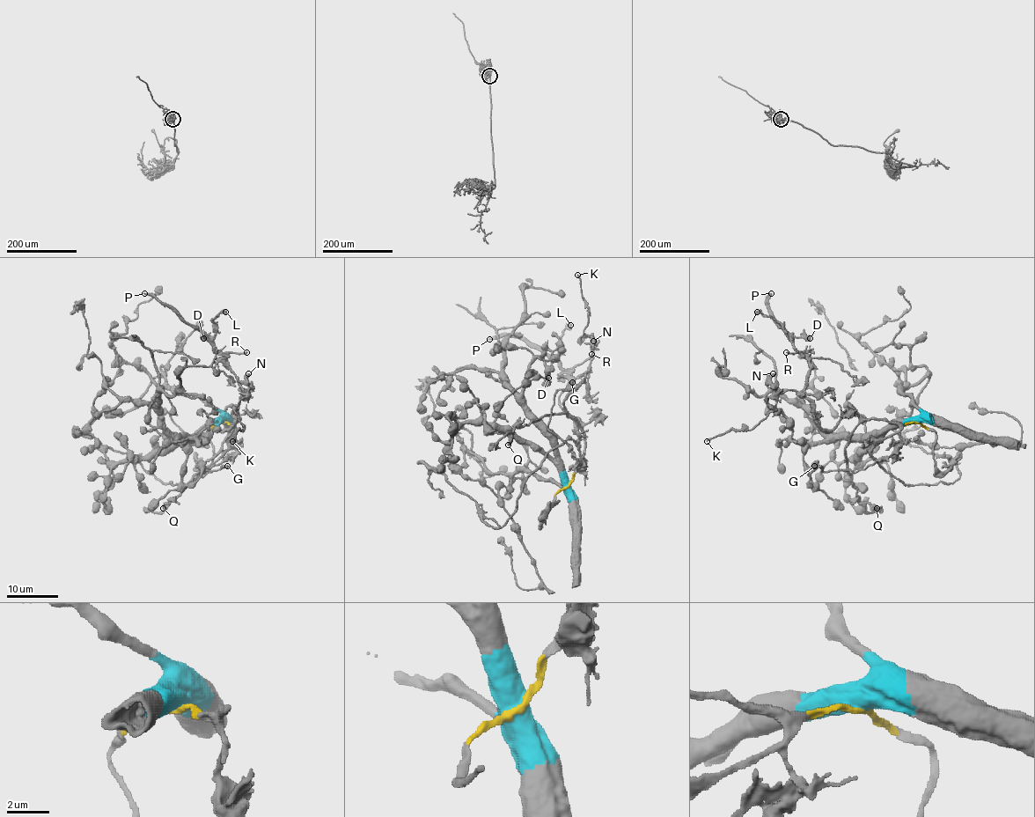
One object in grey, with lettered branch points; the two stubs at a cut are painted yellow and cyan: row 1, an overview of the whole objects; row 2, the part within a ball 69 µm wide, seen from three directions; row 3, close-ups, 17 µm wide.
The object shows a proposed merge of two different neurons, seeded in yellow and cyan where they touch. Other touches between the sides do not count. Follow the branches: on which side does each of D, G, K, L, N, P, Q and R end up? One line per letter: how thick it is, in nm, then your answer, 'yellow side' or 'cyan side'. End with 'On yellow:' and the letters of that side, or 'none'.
D: calibre 650 nm; yellow side
G: calibre 340 nm; yellow side
K: calibre 180 nm; yellow side
L: calibre 600 nm; yellow side
N: calibre 280 nm; yellow side
P: calibre 220 nm; yellow side
Q: calibre 480 nm; yellow side
R: calibre 200 nm; yellow side
On yellow: D, G, K, L, N, P, Q, R

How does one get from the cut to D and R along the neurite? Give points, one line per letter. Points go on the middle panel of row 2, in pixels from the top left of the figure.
D: (567, 486), (583, 452), (585, 433), (566, 410), (564, 400), (588, 373), (571, 377), (554, 362), (547, 379)
R: (567, 486), (583, 452), (585, 433), (564, 408), (564, 400), (588, 373), (575, 377), (575, 366), (591, 354)

